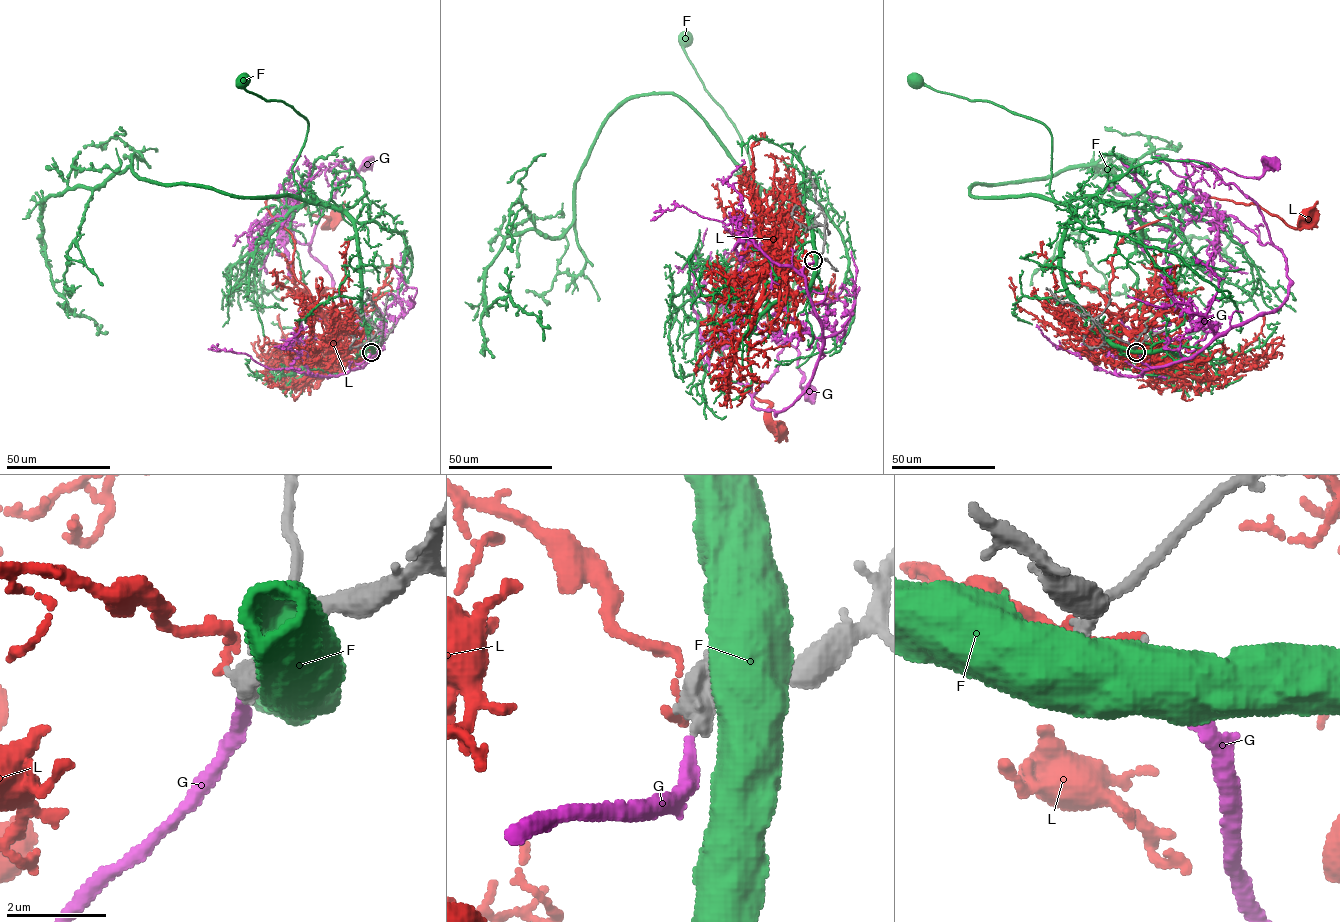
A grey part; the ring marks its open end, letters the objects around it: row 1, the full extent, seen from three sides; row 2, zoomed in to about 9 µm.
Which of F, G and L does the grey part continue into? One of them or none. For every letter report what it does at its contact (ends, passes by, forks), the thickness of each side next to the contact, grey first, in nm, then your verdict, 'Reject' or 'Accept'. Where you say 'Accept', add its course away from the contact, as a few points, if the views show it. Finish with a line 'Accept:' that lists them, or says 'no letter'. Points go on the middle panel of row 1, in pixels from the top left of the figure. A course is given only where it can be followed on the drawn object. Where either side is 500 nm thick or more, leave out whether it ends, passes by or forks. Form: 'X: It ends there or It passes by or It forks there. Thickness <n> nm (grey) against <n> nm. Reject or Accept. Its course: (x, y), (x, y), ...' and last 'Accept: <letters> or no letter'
F: Thickness 340 nm (grey) against 800 nm. Reject
G: It ends there. Thickness 340 nm (grey) against 240 nm. Accept. Its course: (814, 260), (812, 377), (781, 411), (752, 406), (779, 363), (771, 329), (809, 398)
L: Thickness 600 nm (grey) against 160 nm. Reject
Accept: G

